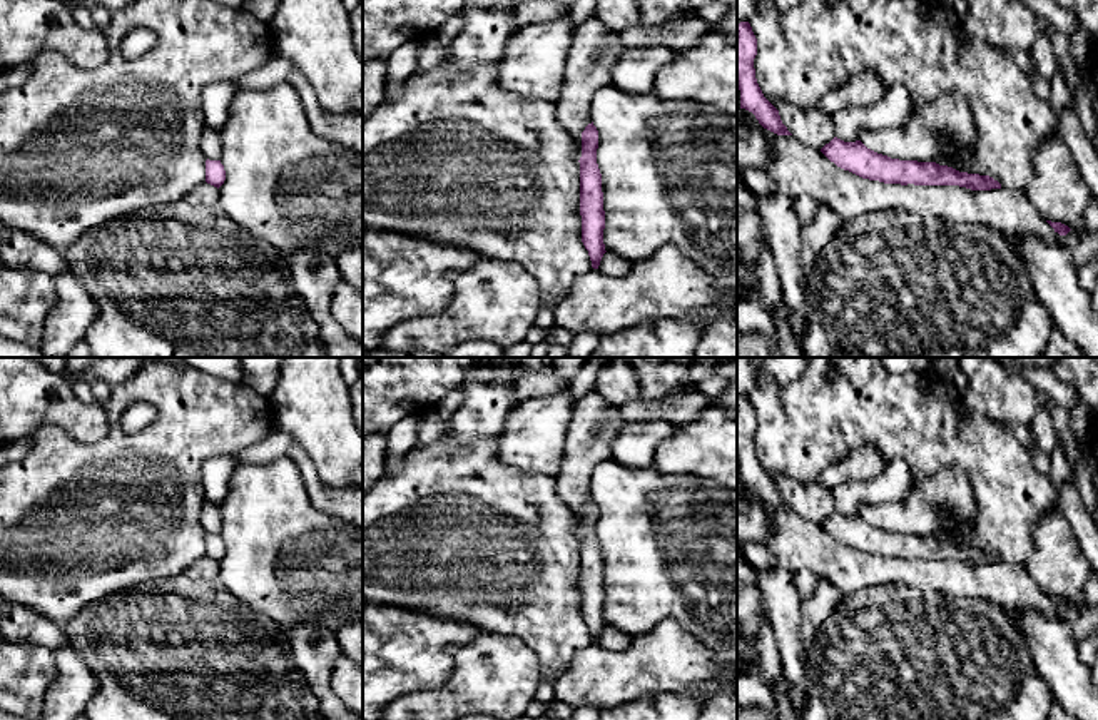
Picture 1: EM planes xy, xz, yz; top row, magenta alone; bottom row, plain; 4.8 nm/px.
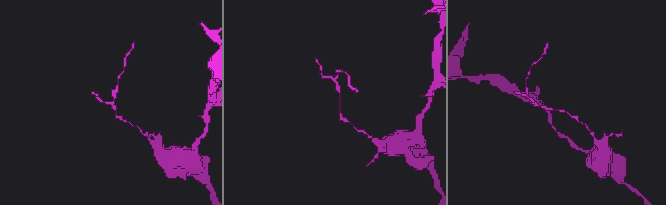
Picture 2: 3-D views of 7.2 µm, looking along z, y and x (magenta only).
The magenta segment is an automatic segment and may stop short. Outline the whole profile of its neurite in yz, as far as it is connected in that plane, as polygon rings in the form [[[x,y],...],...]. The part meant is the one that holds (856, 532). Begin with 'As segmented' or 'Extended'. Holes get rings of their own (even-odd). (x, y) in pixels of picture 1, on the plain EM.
As segmented. [[[834,511],[821,526],[841,543],[884,558],[959,560],[971,565],[1001,563],[1001,558],[989,550],[959,546],[936,536],[891,533],[867,523],[861,515],[844,516]]]

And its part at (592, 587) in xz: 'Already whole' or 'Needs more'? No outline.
Already whole

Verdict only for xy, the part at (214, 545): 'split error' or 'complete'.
complete

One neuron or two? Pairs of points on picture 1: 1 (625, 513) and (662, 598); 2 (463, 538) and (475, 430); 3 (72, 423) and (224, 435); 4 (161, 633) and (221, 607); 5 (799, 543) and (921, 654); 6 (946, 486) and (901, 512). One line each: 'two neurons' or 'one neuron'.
1: one neuron
2: two neurons
3: two neurons
4: one neuron
5: two neurons
6: one neuron

